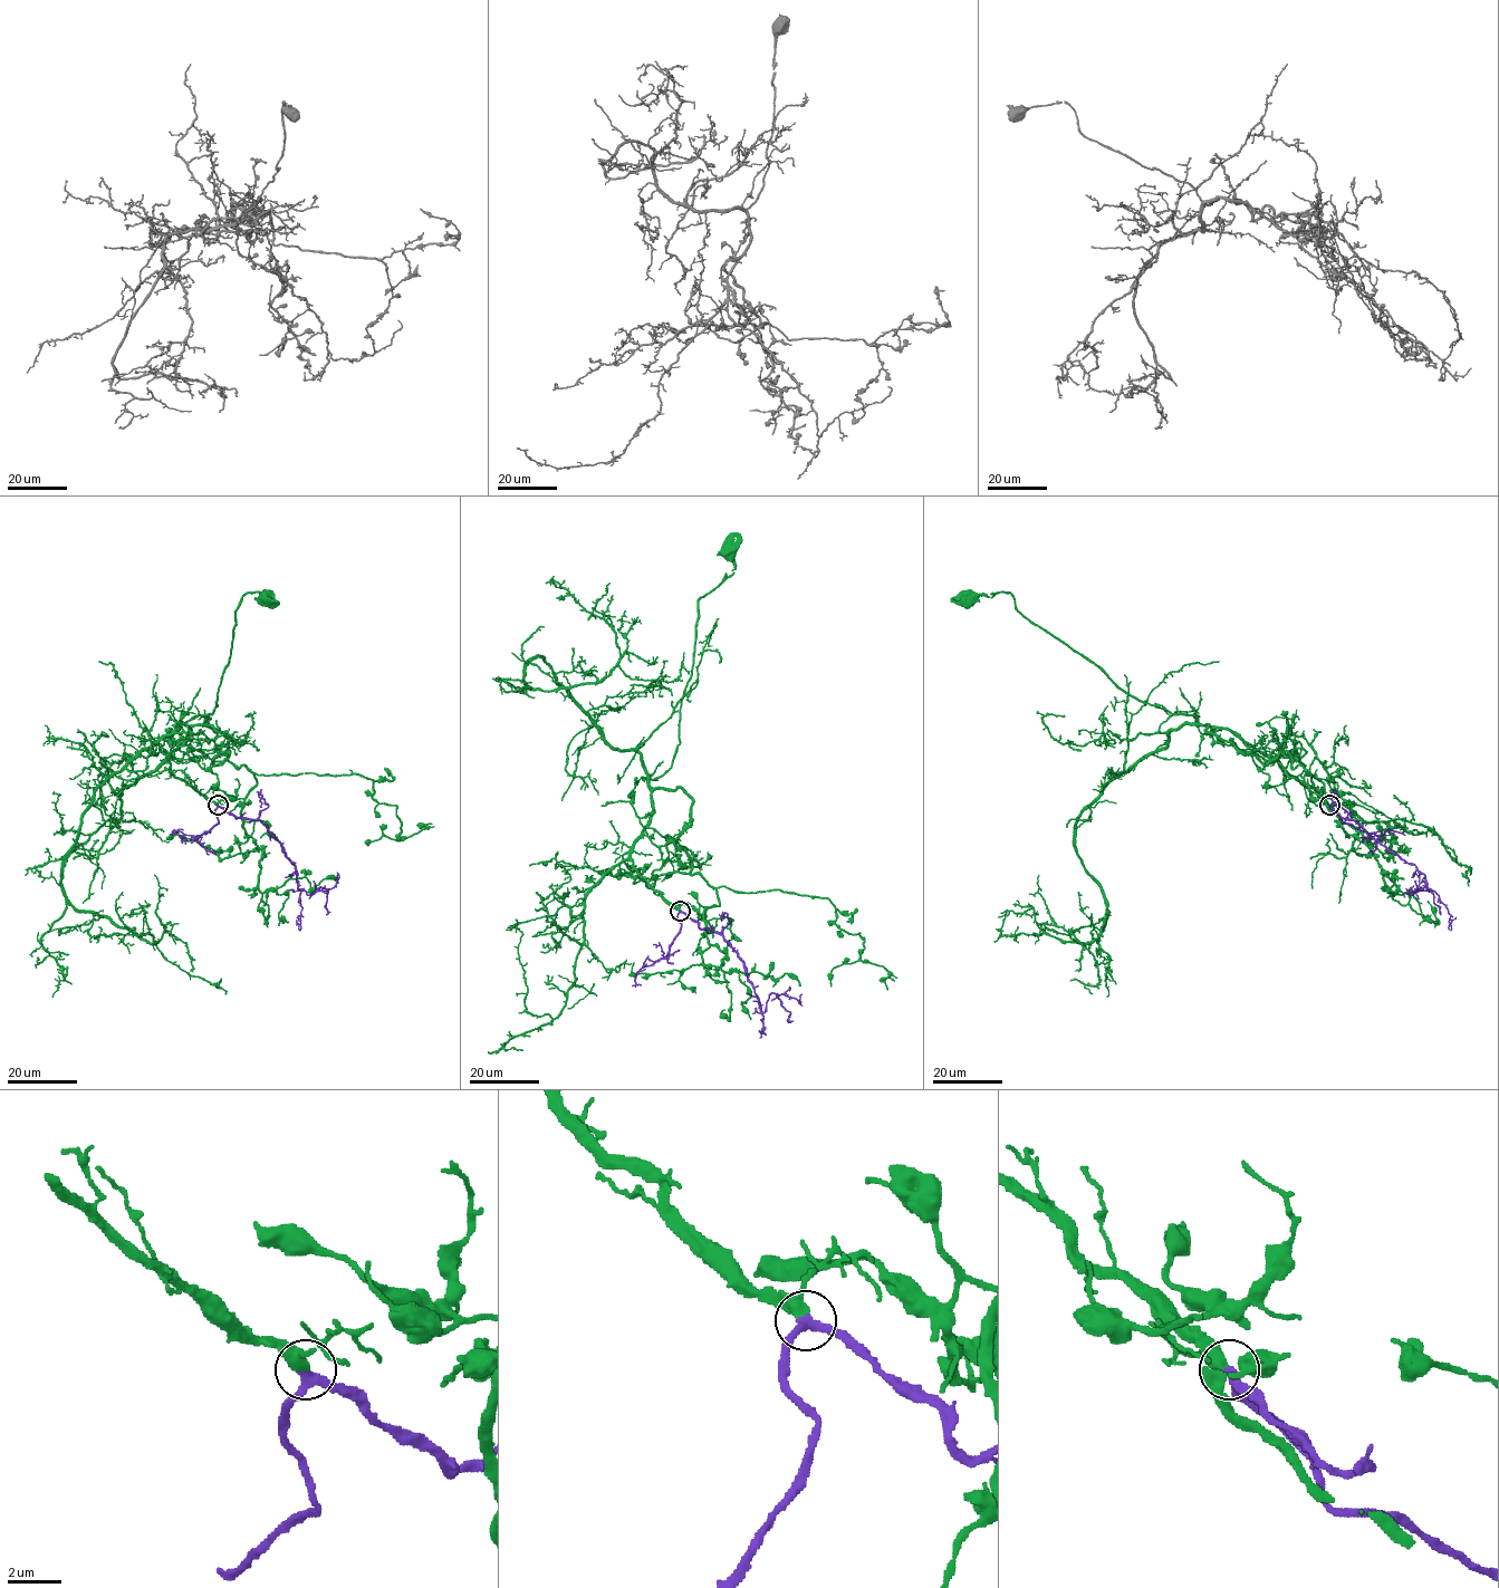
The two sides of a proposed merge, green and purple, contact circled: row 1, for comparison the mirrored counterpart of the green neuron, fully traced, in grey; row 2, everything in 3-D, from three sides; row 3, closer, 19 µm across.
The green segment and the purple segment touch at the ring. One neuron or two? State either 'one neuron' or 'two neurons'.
one neuron

